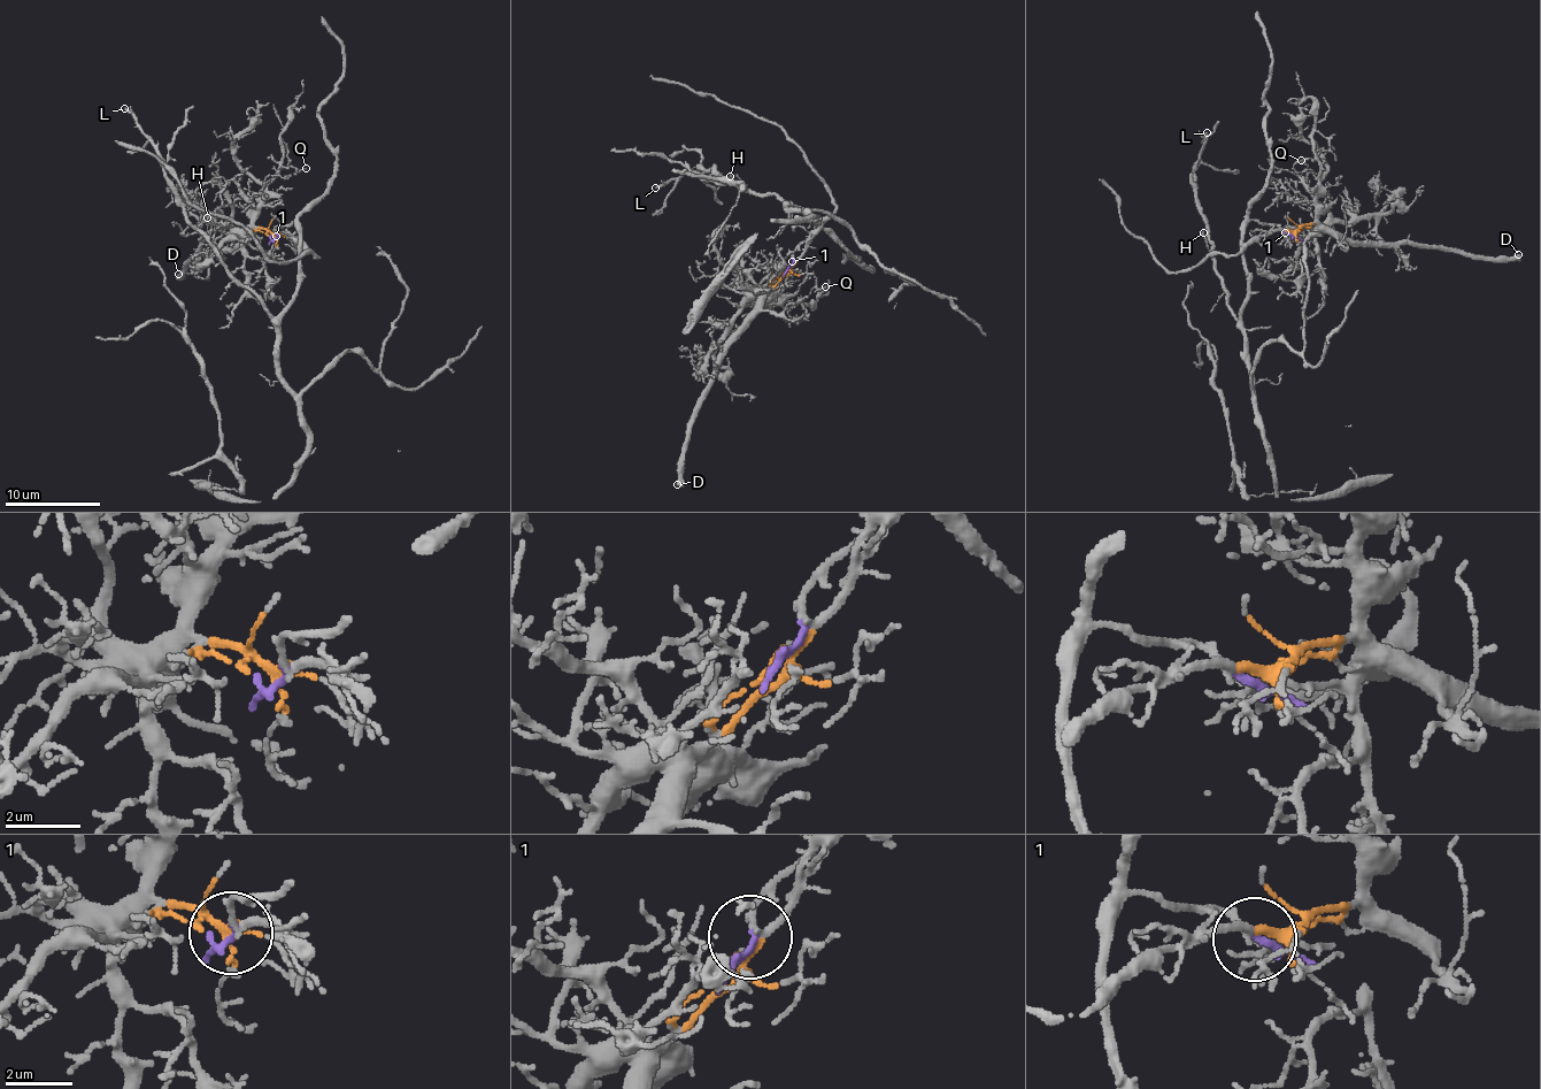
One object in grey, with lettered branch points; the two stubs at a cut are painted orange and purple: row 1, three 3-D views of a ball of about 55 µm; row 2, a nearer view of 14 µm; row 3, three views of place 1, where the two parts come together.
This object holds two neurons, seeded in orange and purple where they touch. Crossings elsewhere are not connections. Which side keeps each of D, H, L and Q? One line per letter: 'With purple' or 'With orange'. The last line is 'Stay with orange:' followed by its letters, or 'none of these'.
D: With orange
H: With purple
L: With purple
Q: With orange
Stay with orange: D, Q

